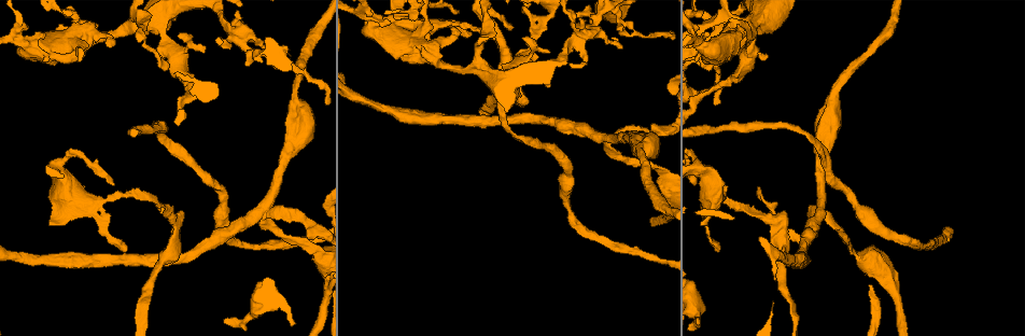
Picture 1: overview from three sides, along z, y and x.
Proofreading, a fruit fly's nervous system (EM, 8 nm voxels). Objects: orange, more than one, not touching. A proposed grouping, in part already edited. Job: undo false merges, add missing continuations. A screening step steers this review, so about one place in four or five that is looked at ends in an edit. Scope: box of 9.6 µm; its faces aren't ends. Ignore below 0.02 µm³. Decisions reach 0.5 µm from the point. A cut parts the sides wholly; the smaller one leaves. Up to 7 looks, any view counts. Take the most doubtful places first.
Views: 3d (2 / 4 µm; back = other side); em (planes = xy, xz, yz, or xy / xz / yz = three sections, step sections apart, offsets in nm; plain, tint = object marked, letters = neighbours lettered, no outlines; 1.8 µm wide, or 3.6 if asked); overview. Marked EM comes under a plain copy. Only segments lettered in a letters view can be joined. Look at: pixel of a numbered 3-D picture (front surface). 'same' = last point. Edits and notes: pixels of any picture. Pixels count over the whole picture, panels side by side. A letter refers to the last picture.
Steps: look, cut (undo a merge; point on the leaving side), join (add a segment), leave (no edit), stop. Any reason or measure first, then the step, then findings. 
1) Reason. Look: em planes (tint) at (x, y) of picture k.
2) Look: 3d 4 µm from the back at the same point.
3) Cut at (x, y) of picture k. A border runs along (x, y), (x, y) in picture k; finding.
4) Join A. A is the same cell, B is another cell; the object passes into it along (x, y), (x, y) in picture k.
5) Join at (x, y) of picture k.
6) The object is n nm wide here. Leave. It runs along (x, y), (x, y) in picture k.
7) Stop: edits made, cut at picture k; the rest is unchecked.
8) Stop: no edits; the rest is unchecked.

Four or more arms meet. Look: em planes (tint) at (825, 215) of picture 1.

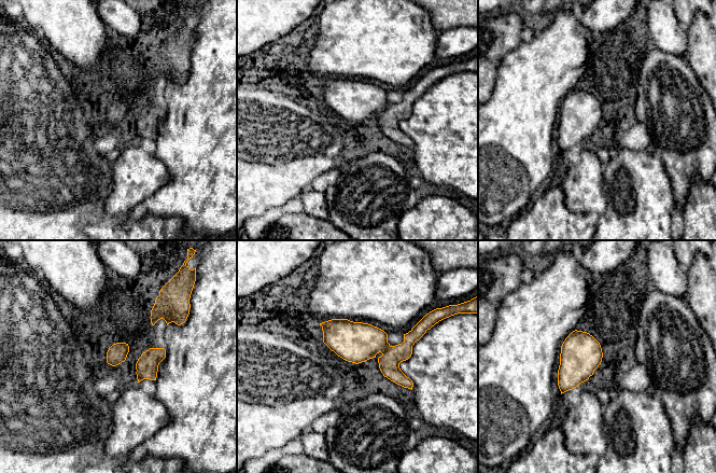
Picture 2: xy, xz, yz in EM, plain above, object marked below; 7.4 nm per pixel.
What lies round it. Look: em planes (letters) at the same point.

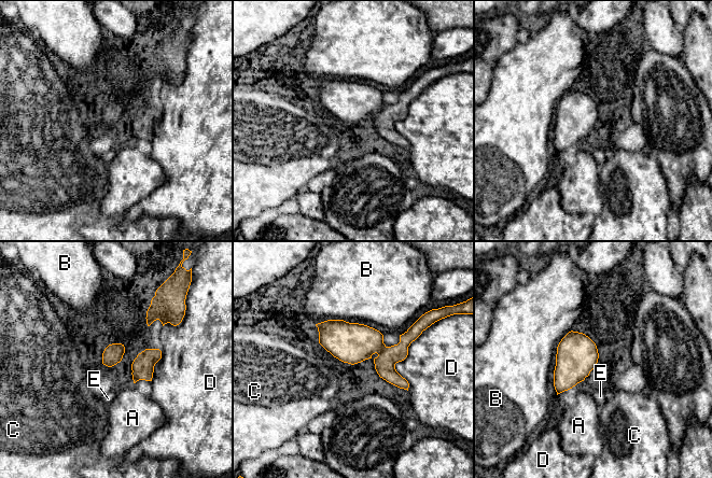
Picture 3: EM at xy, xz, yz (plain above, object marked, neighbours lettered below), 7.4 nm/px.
The object is 150 nm wide here. Cut at (351, 342) of picture 3. A, B, C, D and E are other cells; a border runs along (387, 347), (378, 354) in picture 3; a second cell is stuck on.

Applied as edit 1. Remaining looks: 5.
Thick turns thin. Look: em xy step 16 (letters) at (235, 37) of picture 1.

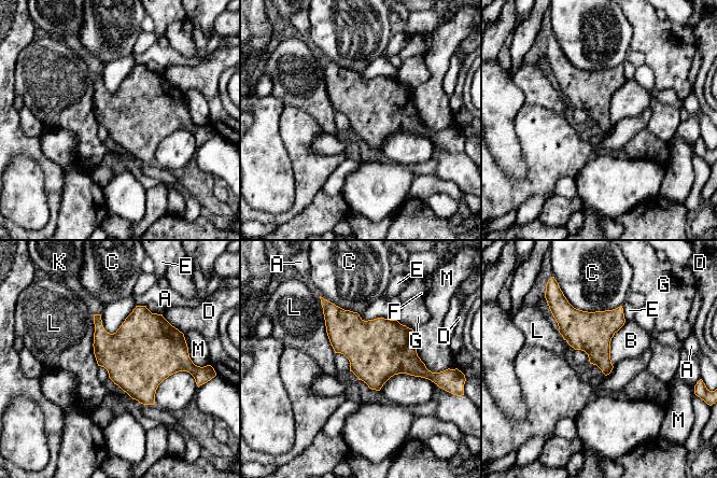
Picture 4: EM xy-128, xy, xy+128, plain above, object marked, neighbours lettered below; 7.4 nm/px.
Look: em planes (letters) at the same point.

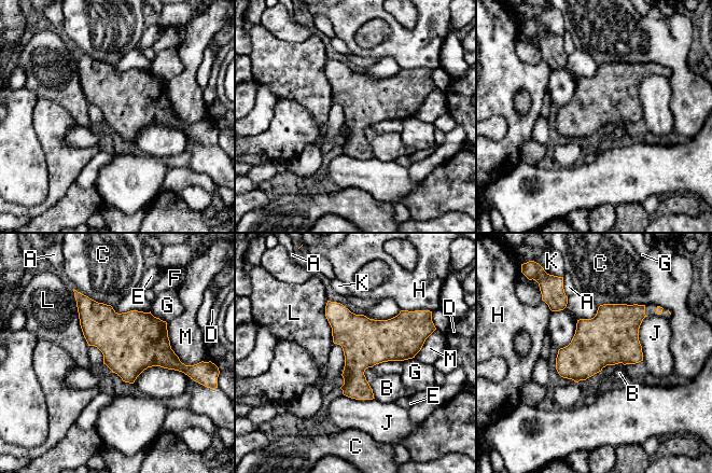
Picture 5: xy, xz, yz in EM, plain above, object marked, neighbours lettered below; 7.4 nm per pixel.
The longest contact is with L, 420 nm. Leave. A, B, C, D, E, F, G, H, J, K, L and M are other cells; a border runs along (368, 366), (364, 376), (375, 398) in picture 5; continuous, no second cell.

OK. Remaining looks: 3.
Branch stops here. Look: 3d 2 µm at (696, 320) of picture 1.

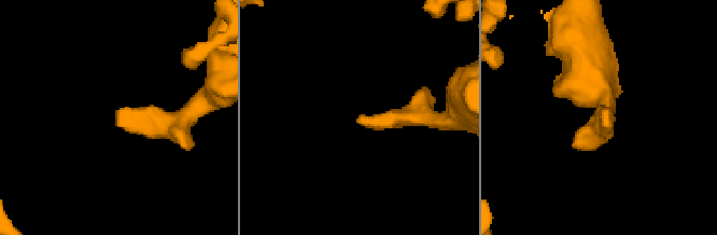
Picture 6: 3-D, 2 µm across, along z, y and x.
Look: em xy step 16 (tint) at (120, 110) of picture 6.

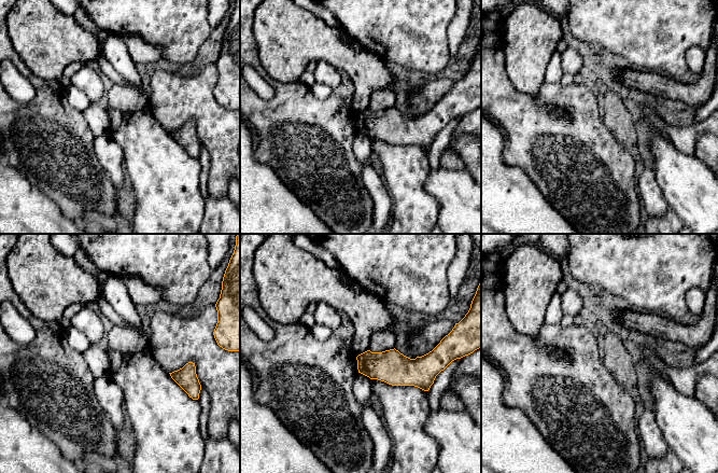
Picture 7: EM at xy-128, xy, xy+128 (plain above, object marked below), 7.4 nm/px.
Look: em planes (letters) at the same point.

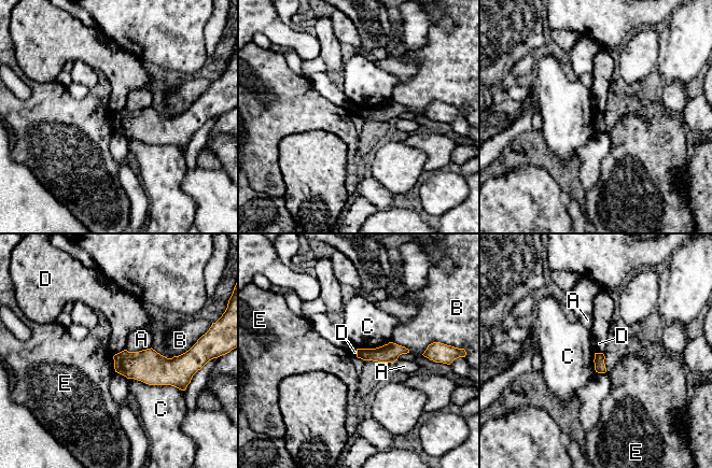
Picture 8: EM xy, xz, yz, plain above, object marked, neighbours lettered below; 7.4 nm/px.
The longest contact is with C, 420 nm. Leave. A, B, C, D and E are other cells; a border runs along (124, 349), (113, 356) in picture 8; none of them fits.

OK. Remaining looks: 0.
Stop: edits made, cut at picture 3; the rest is unchecked.

